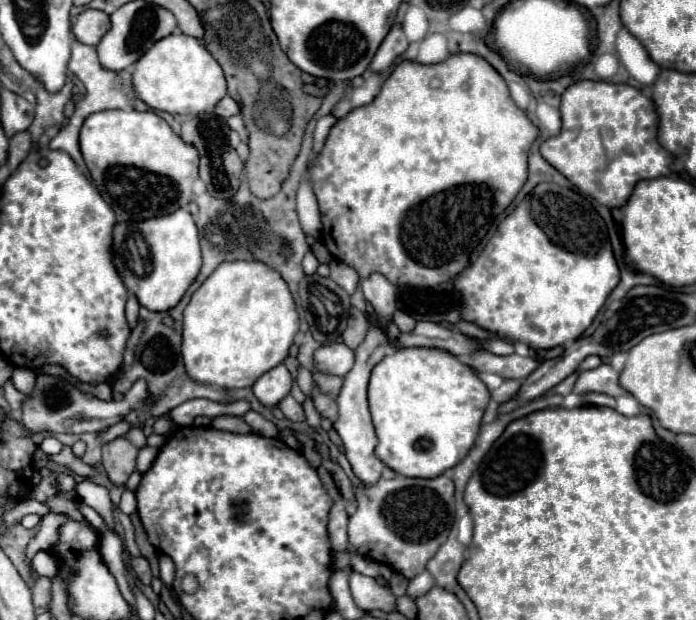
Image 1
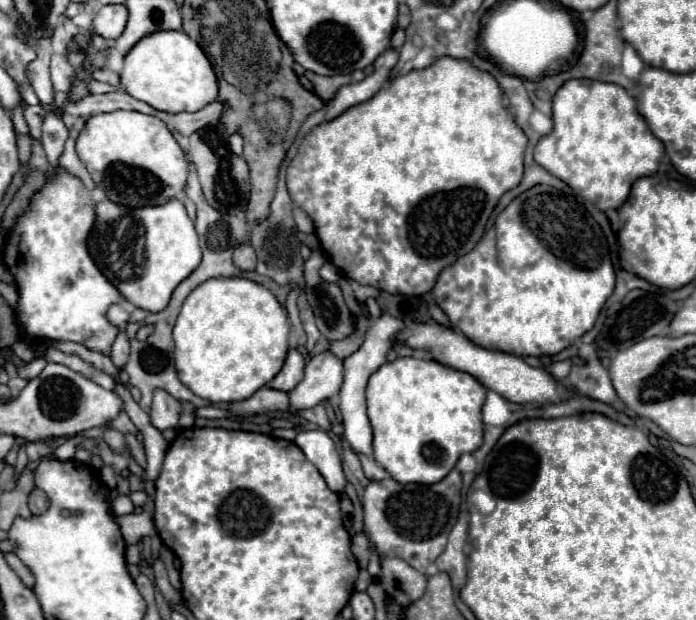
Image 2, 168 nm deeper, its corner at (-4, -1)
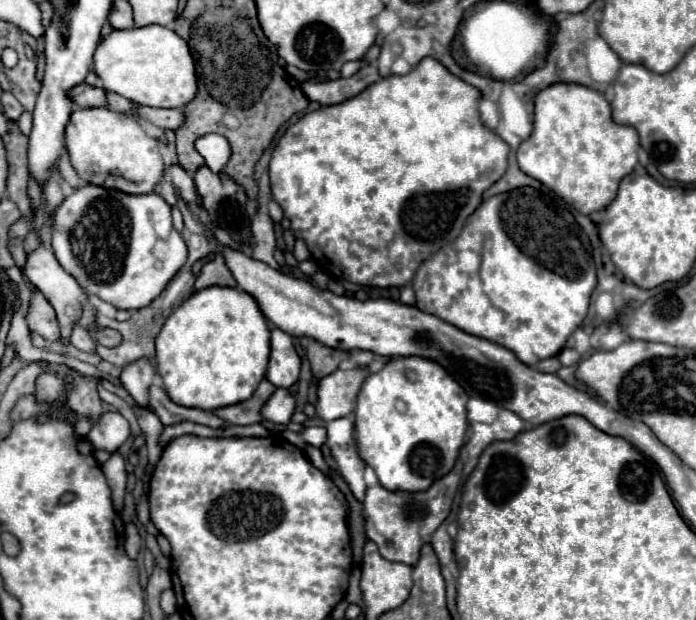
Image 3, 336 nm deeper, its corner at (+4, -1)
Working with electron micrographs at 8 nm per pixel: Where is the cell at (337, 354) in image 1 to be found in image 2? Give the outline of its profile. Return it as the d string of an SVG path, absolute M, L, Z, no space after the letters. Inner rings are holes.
M331 352L313 356L307 362L305 378L289 392L289 412L313 408L323 400L333 400L343 384L343 360Z

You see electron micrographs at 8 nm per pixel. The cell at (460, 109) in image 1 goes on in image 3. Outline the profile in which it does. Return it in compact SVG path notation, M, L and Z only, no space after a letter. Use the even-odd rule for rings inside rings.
M423 58L409 74L405 76L387 76L363 90L363 94L357 94L355 98L341 102L339 106L325 106L315 112L305 114L297 120L297 124L289 126L289 130L281 136L271 164L269 164L269 176L271 176L271 190L275 202L283 208L285 216L291 220L291 228L295 236L303 238L315 264L327 274L335 278L349 280L361 286L377 286L377 288L403 288L409 284L417 272L417 268L429 260L433 254L437 254L443 246L455 242L465 228L469 216L477 210L481 204L481 194L493 186L505 172L507 172L507 156L509 156L509 144L499 138L491 128L487 128L479 118L479 100L481 92L467 84L465 80L451 74L439 60L435 58Z

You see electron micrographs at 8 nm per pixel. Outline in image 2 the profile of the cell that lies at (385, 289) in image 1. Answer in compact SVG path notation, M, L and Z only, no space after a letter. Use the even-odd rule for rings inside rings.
M383 314L381 318L371 322L371 326L365 334L363 346L355 354L351 354L349 358L343 360L343 386L341 386L341 394L339 394L339 400L341 400L339 408L341 408L341 416L343 416L343 428L345 428L343 436L345 436L345 440L351 442L351 446L357 452L363 452L363 454L373 452L373 448L371 448L373 430L371 430L371 424L369 424L369 418L367 418L367 408L365 408L367 380L385 362L385 356L387 356L389 348L393 346L393 338L401 328L403 328L403 322L399 318Z

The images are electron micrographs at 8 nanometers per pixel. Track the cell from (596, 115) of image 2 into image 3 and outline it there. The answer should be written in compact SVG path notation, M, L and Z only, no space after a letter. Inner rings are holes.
M557 82L537 94L533 134L521 142L517 150L517 162L525 174L553 188L555 194L559 194L567 204L575 206L581 214L591 214L595 210L603 210L615 200L621 178L631 174L639 164L639 148L641 144L637 130L633 126L617 124L613 120L611 104L601 92L583 84Z

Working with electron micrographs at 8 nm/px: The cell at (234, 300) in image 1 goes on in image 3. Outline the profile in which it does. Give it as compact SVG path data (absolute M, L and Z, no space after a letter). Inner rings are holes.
M209 286L193 292L185 298L163 324L157 344L157 372L165 382L169 398L181 406L217 410L251 398L259 382L265 378L269 352L271 352L271 330L267 318L259 310L253 296L243 290L229 286Z

